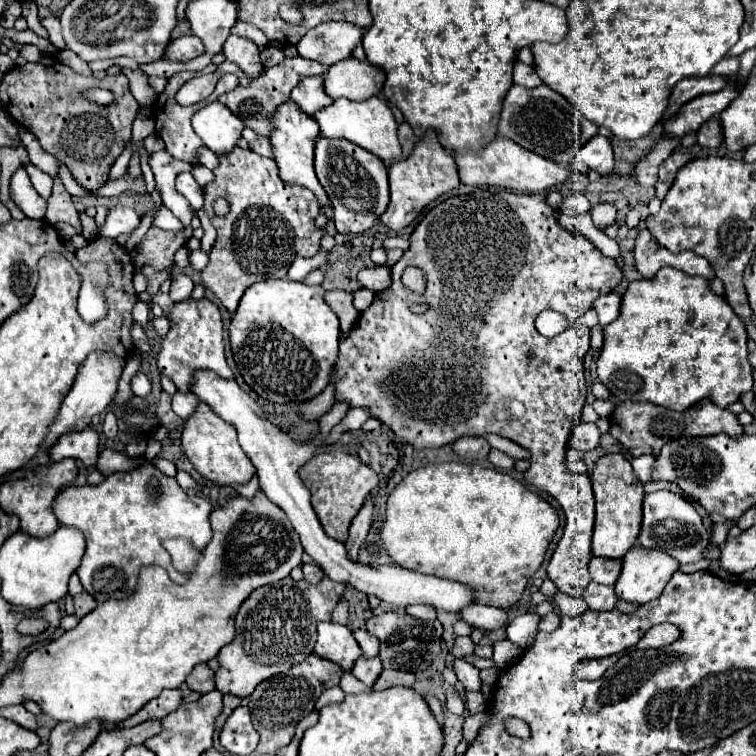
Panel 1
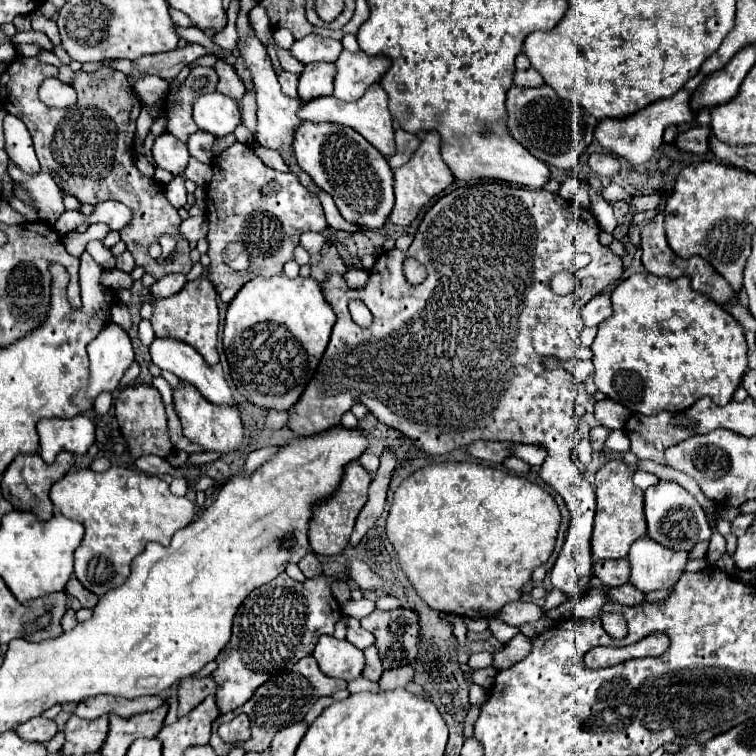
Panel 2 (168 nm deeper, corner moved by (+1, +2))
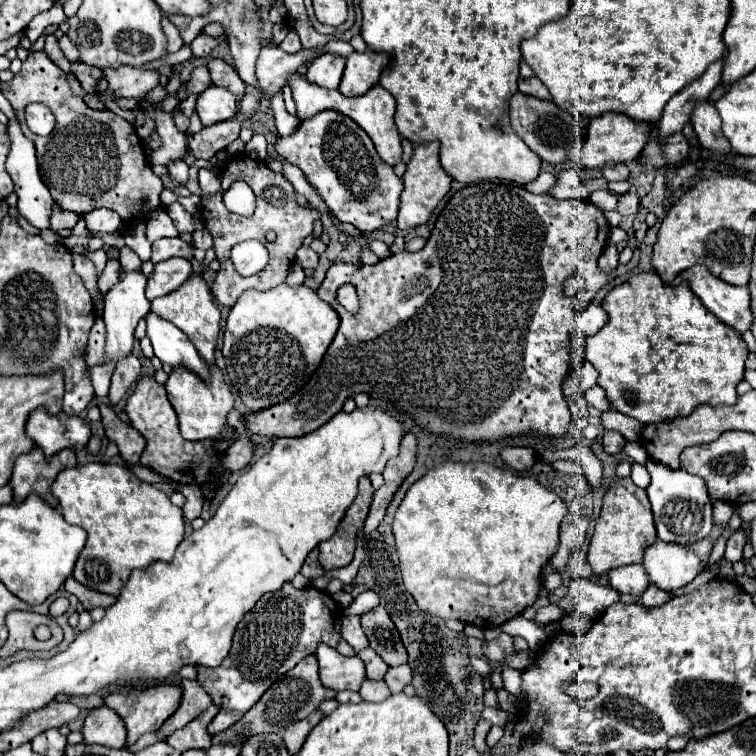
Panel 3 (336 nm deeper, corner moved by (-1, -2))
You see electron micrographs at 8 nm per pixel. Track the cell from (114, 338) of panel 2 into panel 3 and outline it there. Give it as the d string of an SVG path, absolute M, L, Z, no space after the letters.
M121 270L121 280L107 292L105 296L105 308L103 308L103 320L105 320L105 328L107 328L107 336L105 336L105 364L113 364L119 362L121 358L131 354L133 342L135 342L135 328L137 322L149 314L151 302L145 298L145 284L147 278L141 272L123 272Z

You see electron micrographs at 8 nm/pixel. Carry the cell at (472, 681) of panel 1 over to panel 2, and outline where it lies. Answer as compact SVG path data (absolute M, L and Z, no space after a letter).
M471 684L471 704L477 706L477 708L481 708L487 700L489 700L487 690L481 688L481 686L477 686L477 684Z

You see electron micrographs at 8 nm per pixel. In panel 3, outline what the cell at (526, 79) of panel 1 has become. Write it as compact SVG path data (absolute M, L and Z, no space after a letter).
M537 76L521 78L521 80L519 80L519 92L529 94L529 96L535 96L535 98L541 98L541 100L549 100L549 98L551 98L549 90L545 88L545 84L543 84Z

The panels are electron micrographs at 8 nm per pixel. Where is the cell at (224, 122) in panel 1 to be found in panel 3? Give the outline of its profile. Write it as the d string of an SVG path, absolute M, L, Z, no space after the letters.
M209 86L197 98L197 114L203 126L211 126L229 120L237 114L237 96L225 88Z

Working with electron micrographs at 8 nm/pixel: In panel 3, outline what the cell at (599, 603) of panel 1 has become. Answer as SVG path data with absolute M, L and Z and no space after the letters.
M651 584L651 586L641 594L641 600L639 600L639 602L641 602L643 606L651 608L651 606L661 606L661 604L665 604L669 598L671 598L671 596L669 596L667 592L663 592L663 590L659 590L657 586Z

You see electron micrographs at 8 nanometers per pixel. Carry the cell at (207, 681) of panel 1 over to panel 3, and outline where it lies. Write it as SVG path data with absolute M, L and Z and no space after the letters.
M183 680L181 682L181 690L183 690L183 698L181 698L181 706L177 708L177 712L159 728L159 738L167 738L169 734L173 734L175 730L187 726L191 720L195 720L205 708L209 708L213 704L211 696L195 682L195 680Z

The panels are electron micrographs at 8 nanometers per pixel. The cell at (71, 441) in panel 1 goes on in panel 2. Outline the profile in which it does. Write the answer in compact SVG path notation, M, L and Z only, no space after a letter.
M85 416L39 420L37 432L41 438L39 456L51 464L61 450L85 454L95 442L95 424Z

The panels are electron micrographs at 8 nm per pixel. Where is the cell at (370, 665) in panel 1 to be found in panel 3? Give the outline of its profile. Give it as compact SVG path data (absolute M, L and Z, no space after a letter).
M365 648L363 652L359 652L359 658L367 666L367 678L369 680L383 680L385 672L387 672L387 664L381 660L381 656L377 656L371 648Z

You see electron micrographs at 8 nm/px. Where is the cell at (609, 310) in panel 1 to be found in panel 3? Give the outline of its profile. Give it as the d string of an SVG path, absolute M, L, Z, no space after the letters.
M587 306L583 312L577 314L577 328L585 334L585 336L593 336L597 334L605 324L607 324L609 316L601 306Z

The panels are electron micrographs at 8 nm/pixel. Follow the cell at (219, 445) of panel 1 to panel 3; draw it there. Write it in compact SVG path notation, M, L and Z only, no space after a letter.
M209 366L211 370L211 382L205 384L199 376L185 368L175 368L165 384L169 402L173 404L173 410L179 418L179 430L181 436L187 440L215 440L221 436L223 428L227 426L227 416L233 408L233 394L229 392L221 372L217 366Z

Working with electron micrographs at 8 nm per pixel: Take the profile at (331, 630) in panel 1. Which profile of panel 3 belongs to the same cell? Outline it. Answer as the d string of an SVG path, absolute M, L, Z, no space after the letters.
M319 644L317 648L319 660L319 676L327 688L333 690L359 690L365 680L365 664L359 656L343 656L335 648L327 644Z

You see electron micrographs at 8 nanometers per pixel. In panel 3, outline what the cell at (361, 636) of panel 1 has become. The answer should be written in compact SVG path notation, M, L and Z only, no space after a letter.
M345 616L343 618L341 636L343 636L343 640L347 640L347 644L355 652L361 652L361 650L365 650L369 646L369 640L361 630L361 618L359 616Z

